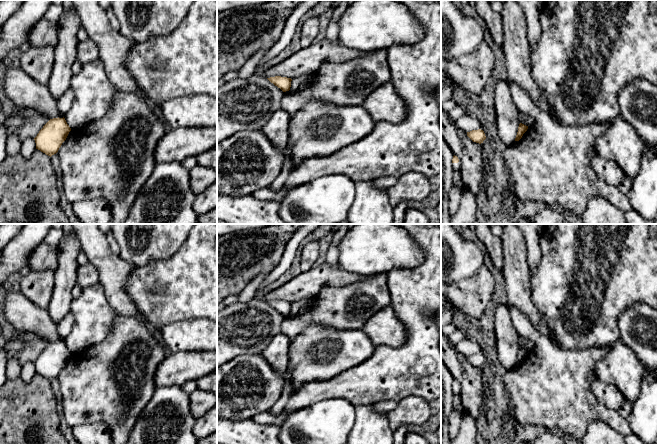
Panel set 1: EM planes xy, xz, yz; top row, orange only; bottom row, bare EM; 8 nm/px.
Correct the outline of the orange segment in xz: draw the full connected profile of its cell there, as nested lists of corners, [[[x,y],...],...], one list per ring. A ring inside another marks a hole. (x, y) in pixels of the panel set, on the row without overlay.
[[[275,300],[267,302],[271,307],[280,312],[283,316],[289,315],[291,311],[291,302]]]

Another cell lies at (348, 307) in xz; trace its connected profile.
[[[387,273],[364,277],[363,281],[347,286],[326,286],[314,298],[313,306],[306,314],[284,316],[280,333],[286,335],[291,343],[311,325],[362,330],[371,316],[390,303]]]

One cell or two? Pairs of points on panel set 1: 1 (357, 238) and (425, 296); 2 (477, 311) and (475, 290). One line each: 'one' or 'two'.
1: two
2: one

